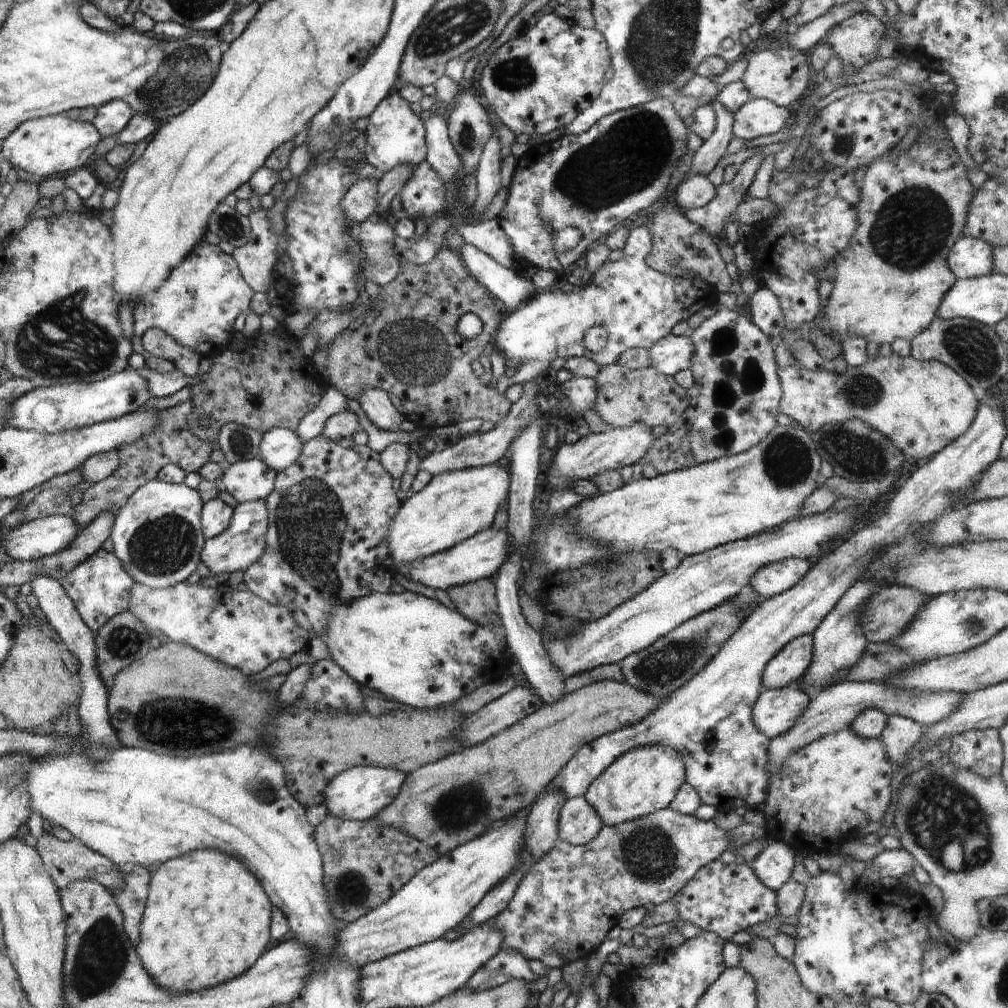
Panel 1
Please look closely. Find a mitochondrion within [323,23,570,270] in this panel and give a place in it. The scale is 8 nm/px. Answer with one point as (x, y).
(515, 75)

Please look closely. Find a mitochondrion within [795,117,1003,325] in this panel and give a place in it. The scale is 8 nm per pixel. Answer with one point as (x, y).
(911, 227)

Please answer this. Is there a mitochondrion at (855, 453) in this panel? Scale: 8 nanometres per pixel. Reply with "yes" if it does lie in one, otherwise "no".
yes

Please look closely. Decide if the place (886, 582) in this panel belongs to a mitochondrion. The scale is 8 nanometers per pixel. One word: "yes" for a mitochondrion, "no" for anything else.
no

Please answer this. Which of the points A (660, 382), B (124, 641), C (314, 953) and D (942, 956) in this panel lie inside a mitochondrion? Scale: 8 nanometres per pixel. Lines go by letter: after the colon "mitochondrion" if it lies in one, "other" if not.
A: other
B: mitochondrion
C: other
D: other

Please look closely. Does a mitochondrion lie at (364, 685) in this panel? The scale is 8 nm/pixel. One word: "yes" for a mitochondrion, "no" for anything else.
no

